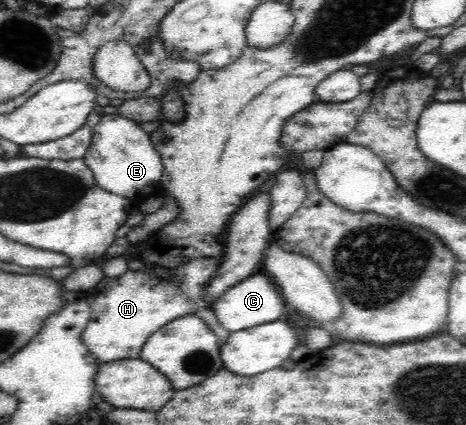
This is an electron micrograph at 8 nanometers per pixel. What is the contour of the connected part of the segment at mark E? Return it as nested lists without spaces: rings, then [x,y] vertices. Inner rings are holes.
[[[119,113],[102,115],[91,132],[91,145],[83,160],[93,172],[99,187],[128,200],[140,195],[151,195],[153,191],[159,193],[163,160],[151,142],[151,136],[137,122]]]

